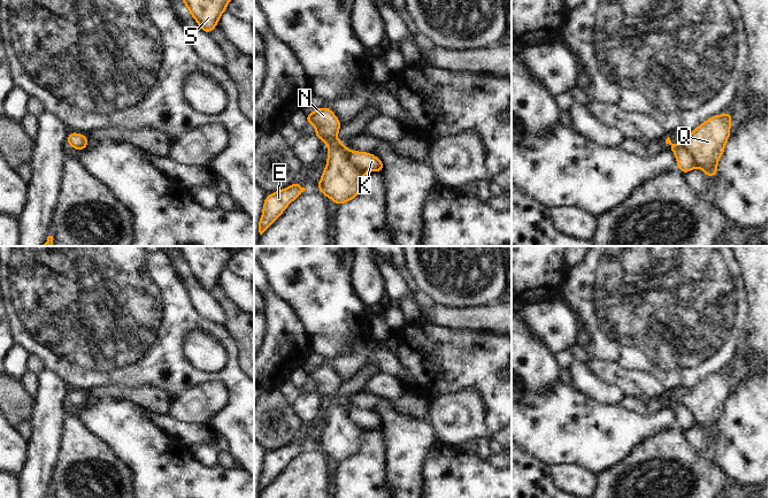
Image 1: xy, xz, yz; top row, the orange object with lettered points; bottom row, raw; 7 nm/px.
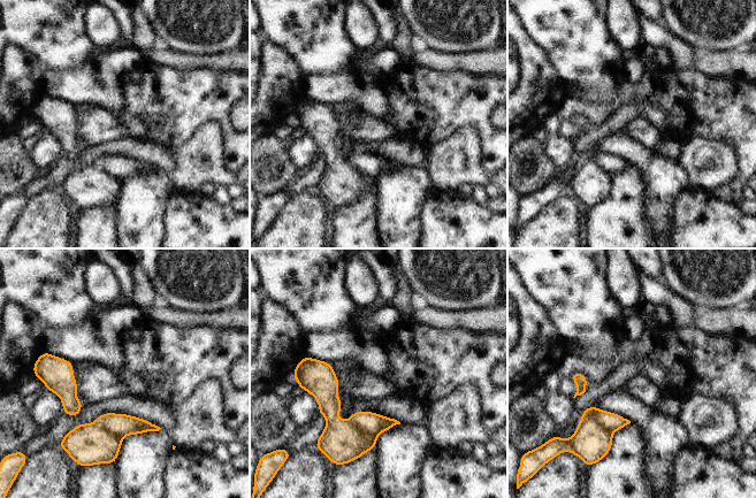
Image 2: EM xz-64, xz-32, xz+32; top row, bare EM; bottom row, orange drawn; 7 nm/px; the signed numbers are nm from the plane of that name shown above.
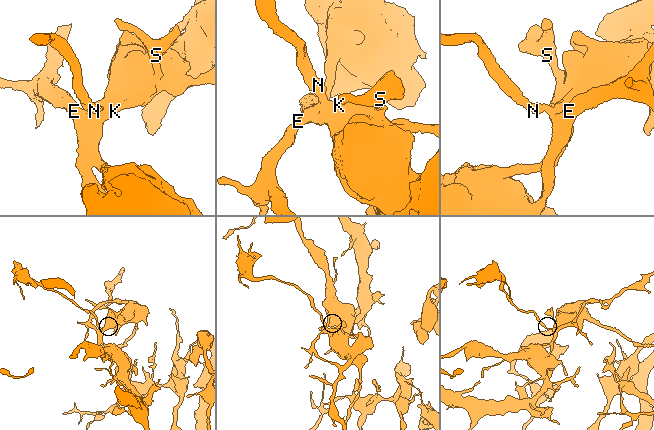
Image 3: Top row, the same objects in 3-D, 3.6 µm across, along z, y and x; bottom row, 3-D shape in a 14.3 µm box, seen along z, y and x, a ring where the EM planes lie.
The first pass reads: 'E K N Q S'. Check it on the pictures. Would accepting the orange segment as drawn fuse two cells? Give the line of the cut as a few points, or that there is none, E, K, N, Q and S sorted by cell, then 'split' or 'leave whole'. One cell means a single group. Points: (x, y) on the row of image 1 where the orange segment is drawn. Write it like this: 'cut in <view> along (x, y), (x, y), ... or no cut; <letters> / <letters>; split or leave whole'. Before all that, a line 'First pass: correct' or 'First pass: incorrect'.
First pass: incorrect
cut in xz along (344, 148), (343, 155), (364, 171); E K S / N Q; split

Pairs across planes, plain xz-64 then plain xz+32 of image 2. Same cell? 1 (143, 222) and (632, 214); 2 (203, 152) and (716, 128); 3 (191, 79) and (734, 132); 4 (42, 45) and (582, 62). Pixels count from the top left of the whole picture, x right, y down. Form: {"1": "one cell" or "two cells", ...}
{"1": "two cells", "2": "two cells", "3": "one cell", "4": "one cell"}

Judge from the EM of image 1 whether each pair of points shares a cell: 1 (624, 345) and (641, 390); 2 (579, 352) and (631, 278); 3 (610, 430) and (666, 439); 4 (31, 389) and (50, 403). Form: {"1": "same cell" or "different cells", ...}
{"1": "different cells", "2": "different cells", "3": "different cells", "4": "different cells"}

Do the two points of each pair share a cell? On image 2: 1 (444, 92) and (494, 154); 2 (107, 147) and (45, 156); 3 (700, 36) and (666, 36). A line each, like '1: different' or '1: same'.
1: same
2: different
3: different

